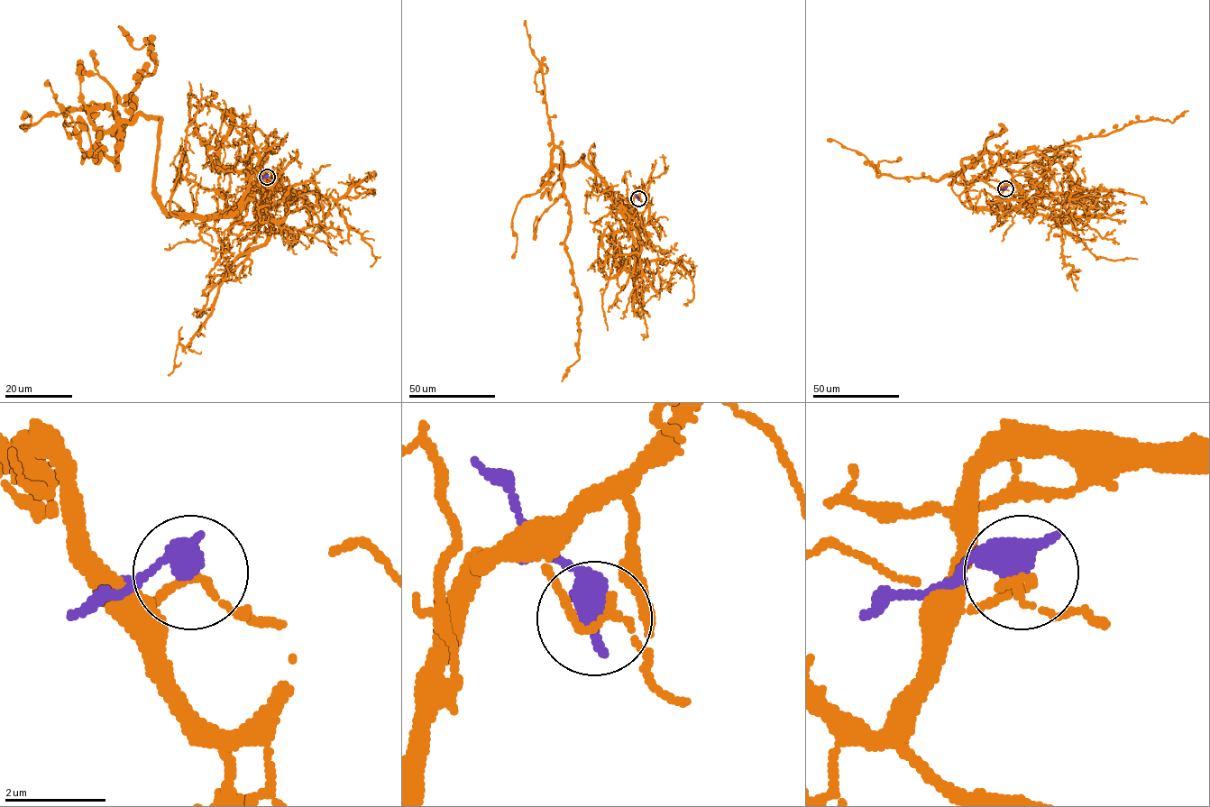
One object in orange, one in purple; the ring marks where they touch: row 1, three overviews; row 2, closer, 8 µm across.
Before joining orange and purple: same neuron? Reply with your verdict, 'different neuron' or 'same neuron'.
different neuron

